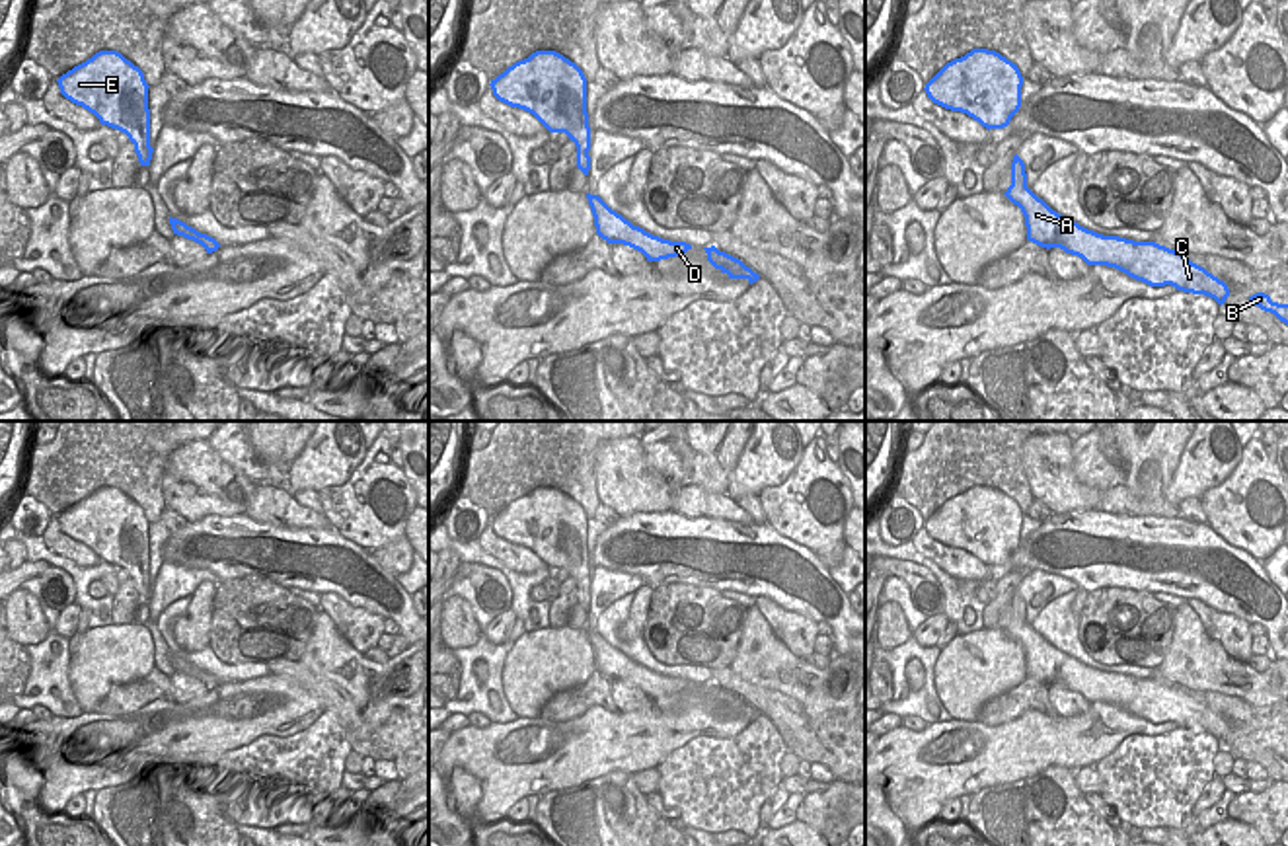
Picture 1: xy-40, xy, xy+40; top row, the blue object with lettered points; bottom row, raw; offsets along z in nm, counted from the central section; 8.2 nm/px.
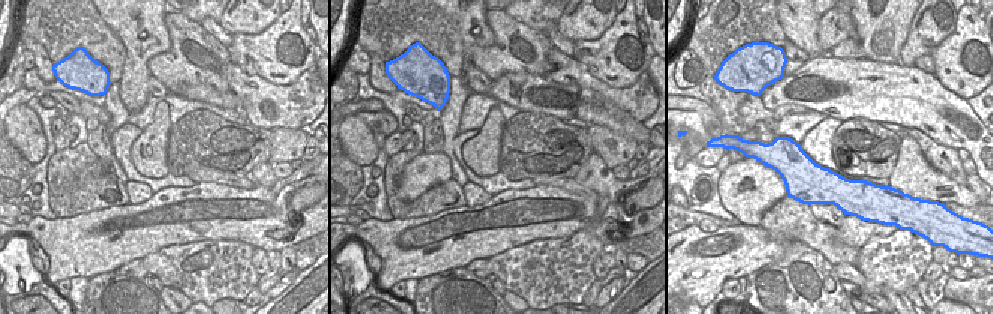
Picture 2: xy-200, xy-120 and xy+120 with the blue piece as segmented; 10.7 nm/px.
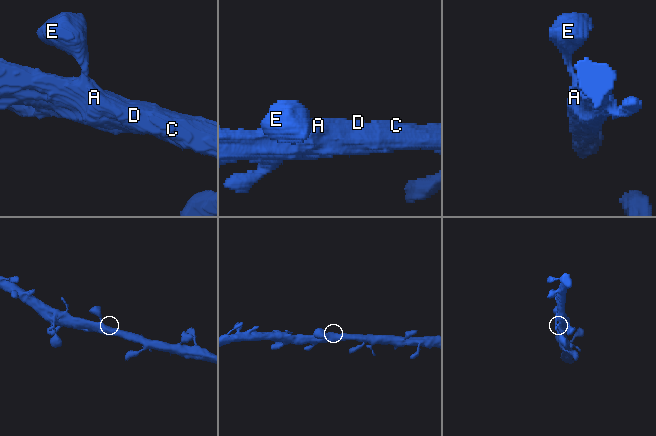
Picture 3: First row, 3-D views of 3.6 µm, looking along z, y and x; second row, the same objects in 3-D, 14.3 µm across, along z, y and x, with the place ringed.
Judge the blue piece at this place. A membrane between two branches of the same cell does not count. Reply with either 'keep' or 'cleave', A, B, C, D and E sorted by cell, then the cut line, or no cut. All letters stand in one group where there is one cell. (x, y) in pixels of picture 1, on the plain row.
keep; groups A B C D E; cut none

